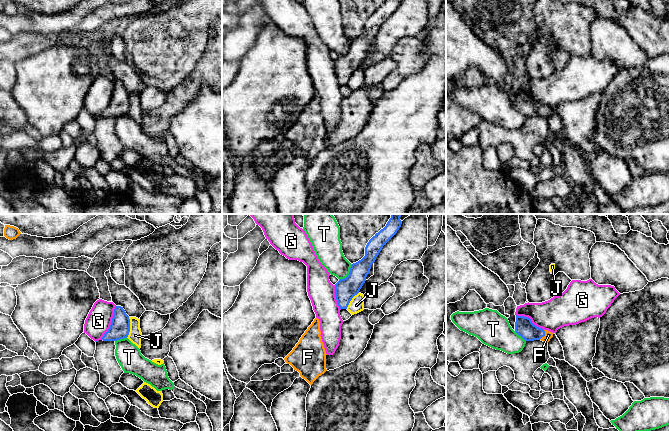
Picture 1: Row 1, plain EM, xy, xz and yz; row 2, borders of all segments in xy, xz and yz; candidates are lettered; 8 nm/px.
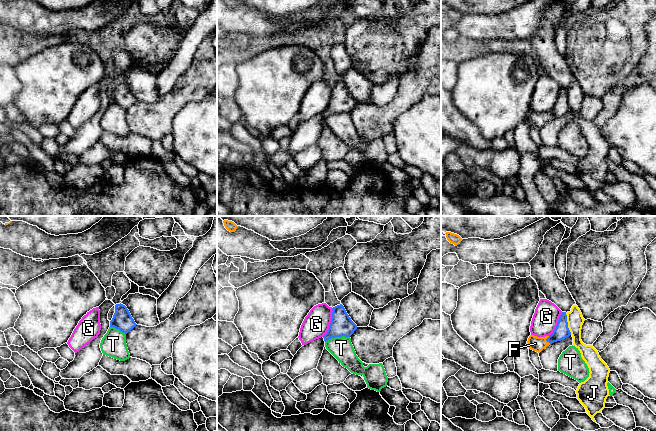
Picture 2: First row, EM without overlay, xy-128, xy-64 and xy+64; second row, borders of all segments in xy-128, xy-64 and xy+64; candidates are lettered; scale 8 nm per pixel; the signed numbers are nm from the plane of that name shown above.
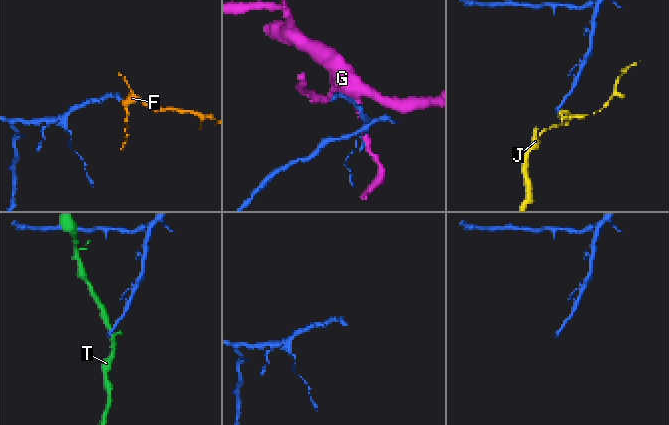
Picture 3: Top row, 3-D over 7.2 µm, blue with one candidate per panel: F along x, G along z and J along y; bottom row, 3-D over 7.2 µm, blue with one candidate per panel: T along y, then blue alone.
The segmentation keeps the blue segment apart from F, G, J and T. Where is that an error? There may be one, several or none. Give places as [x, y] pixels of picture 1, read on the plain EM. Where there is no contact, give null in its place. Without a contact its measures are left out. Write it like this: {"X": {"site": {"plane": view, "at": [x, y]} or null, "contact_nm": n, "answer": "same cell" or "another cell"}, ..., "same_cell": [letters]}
{"F": {"site": {"plane": "yz", "at": [544, 111]}, "contact_nm": 90, "answer": "same cell"}, "G": {"site": {"plane": "xy", "at": [111, 99]}, "contact_nm": 300, "answer": "another cell"}, "J": {"site": {"plane": "xy", "at": [129, 103]}, "contact_nm": 170, "answer": "another cell"}, "T": {"site": {"plane": "xz", "at": [349, 50]}, "contact_nm": 170, "answer": "another cell"}, "same_cell": ["F"]}

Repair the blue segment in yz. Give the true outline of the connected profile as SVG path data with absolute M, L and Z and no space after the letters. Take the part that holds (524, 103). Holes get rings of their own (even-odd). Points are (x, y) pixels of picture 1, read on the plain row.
M516 91L515 107L526 117L541 116L548 119L553 113L552 108L534 101L530 94Z

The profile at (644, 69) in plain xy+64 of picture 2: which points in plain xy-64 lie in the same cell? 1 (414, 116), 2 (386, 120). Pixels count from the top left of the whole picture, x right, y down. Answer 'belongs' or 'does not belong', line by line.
1: does not belong
2: belongs

